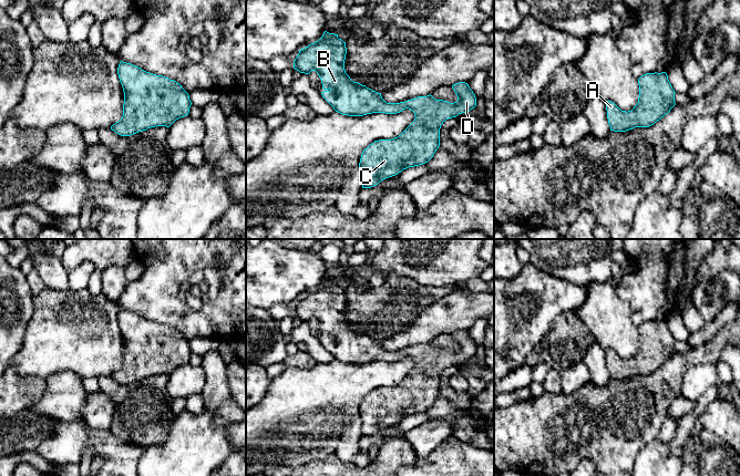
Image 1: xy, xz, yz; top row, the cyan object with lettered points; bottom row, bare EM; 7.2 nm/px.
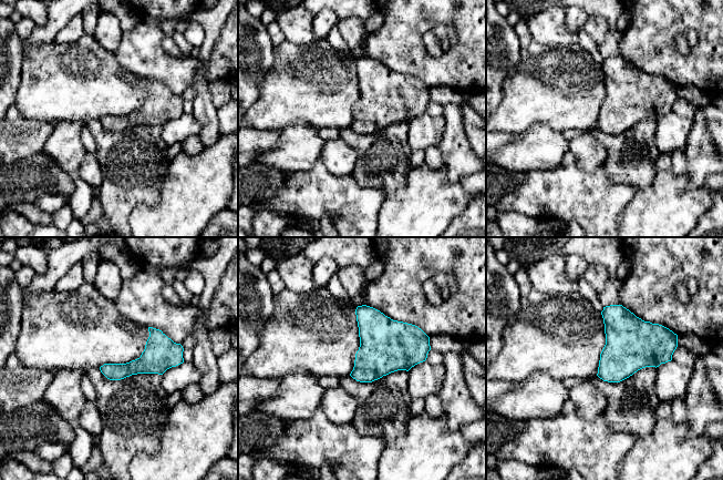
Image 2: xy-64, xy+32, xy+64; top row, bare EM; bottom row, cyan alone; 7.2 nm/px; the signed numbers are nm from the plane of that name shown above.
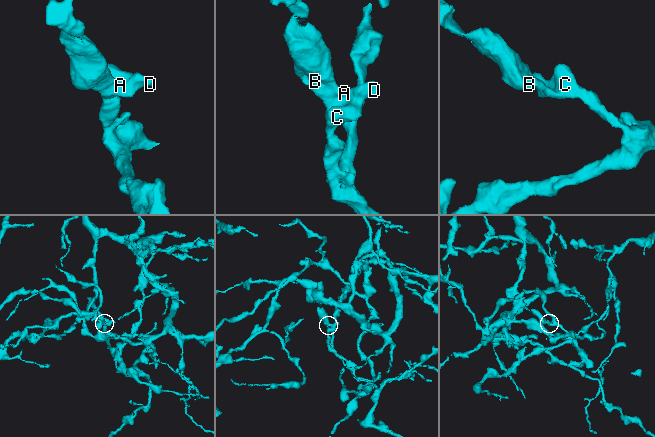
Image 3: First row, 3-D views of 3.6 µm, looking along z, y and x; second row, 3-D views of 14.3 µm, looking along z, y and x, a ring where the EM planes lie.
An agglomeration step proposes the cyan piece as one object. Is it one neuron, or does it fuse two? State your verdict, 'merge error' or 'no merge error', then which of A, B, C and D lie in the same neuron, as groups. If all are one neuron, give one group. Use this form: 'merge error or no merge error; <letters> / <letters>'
no merge error; A B C D

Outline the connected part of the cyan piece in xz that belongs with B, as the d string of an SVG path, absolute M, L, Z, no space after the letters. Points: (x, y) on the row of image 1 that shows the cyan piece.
M325 31L318 41L299 50L294 69L305 74L316 71L325 90L322 97L342 115L397 114L409 108L415 116L398 137L374 141L363 149L359 163L362 188L428 163L440 146L441 125L476 106L475 94L465 82L452 85L458 96L454 103L435 100L431 94L387 103L381 93L350 79L345 70L346 54L346 42L338 34Z

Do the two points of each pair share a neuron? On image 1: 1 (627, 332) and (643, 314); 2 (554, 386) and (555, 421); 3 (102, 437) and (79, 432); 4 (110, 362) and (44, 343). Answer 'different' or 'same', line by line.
1: different
2: different
3: same
4: same

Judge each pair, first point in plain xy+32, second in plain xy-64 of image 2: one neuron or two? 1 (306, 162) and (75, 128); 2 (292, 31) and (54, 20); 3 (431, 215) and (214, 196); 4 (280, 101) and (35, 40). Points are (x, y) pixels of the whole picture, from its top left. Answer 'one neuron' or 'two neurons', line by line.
1: one neuron
2: two neurons
3: one neuron
4: two neurons

